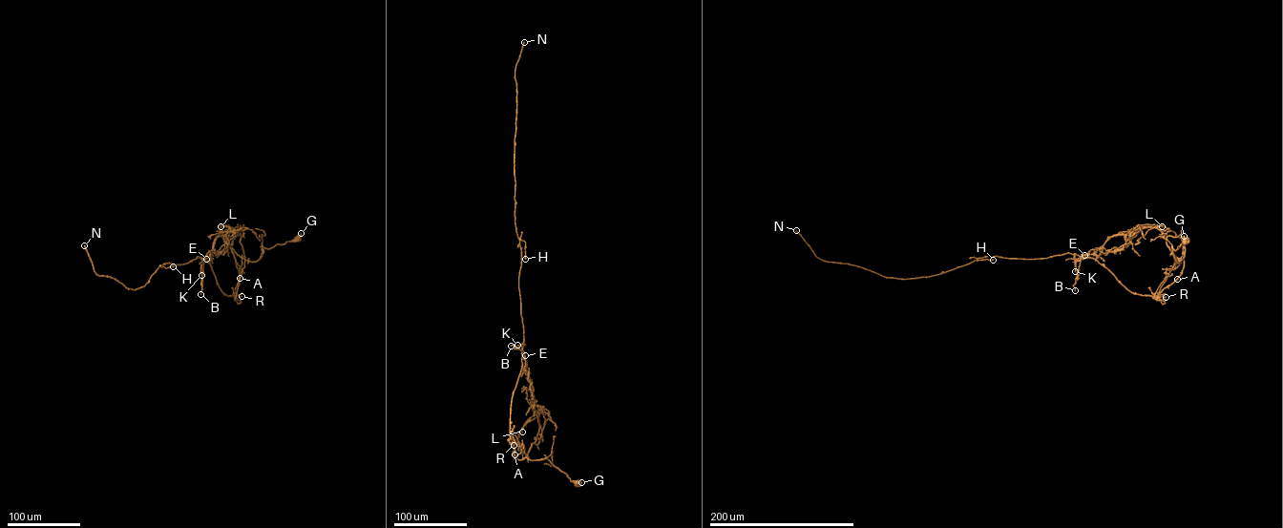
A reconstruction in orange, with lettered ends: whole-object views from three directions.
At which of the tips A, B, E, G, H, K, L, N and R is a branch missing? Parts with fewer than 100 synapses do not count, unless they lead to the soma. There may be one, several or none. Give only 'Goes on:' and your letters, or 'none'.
Goes on: N

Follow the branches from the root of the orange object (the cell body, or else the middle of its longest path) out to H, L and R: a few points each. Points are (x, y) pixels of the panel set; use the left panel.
H: (299, 239), (245, 260), (236, 298), (221, 291), (209, 262), (161, 265), (173, 266)
L: (299, 239), (262, 247), (259, 259), (248, 262), (238, 255), (225, 236), (229, 246), (224, 242), (220, 226)
R: (299, 239), (262, 247), (256, 261), (245, 260), (238, 303), (241, 296)

